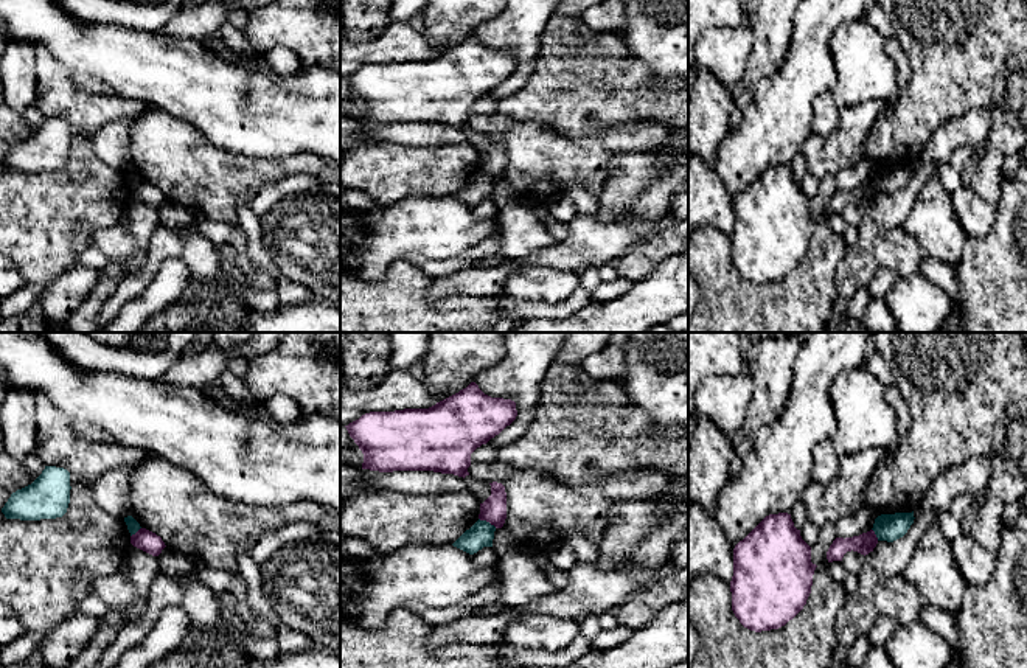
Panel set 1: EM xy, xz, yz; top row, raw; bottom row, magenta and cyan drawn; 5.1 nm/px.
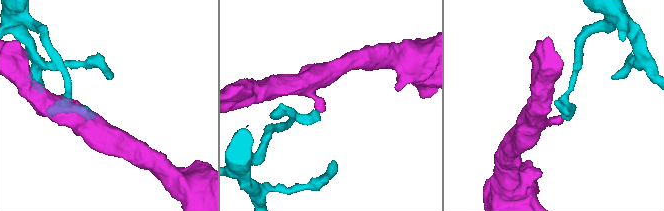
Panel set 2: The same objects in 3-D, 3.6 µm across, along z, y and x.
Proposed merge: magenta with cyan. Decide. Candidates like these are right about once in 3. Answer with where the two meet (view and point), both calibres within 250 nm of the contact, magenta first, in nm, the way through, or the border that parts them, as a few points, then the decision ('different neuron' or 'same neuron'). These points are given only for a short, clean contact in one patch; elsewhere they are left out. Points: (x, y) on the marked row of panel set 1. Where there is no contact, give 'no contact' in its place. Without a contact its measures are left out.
contact xz (488, 521); calibres 140 and 130 nm; border xz (479, 518), (496, 527); different neuron

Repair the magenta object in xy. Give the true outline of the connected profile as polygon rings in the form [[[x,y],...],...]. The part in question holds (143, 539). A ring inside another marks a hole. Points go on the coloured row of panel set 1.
[[[140,528],[135,534],[132,534],[131,544],[152,556],[158,556],[166,547],[160,536],[146,528]]]

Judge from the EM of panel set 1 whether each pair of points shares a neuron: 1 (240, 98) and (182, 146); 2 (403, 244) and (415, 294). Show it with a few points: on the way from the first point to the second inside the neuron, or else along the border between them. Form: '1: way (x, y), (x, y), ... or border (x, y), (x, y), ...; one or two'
1: border (167, 114), (191, 123), (212, 143), (229, 153); two
2: border (403, 258), (396, 260), (379, 278), (373, 280); two

